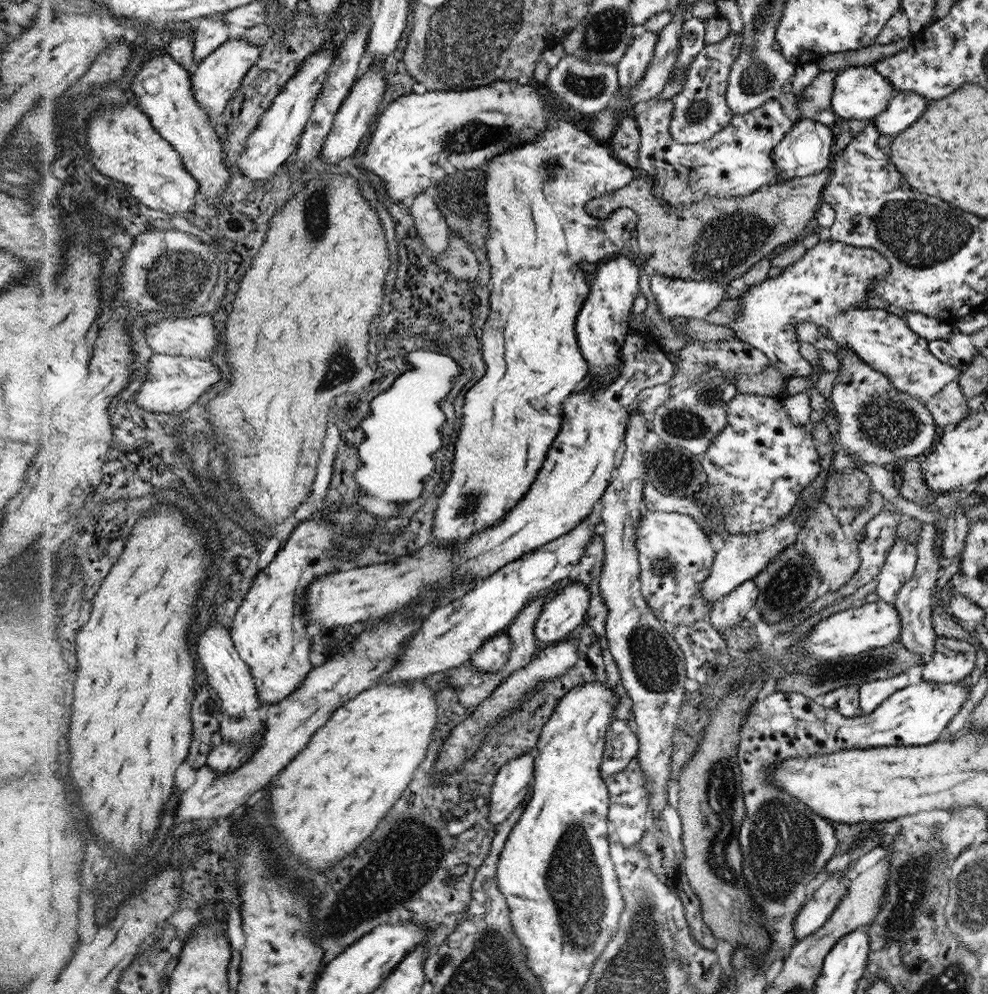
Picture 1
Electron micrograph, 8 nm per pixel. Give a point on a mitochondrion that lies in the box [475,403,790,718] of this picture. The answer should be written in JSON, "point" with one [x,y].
{"point":[654,662]}

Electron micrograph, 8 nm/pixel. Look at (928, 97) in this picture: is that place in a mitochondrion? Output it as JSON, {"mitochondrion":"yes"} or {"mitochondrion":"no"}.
{"mitochondrion":"no"}

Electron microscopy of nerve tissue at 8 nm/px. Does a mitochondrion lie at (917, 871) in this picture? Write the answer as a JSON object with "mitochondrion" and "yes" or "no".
{"mitochondrion":"yes"}

